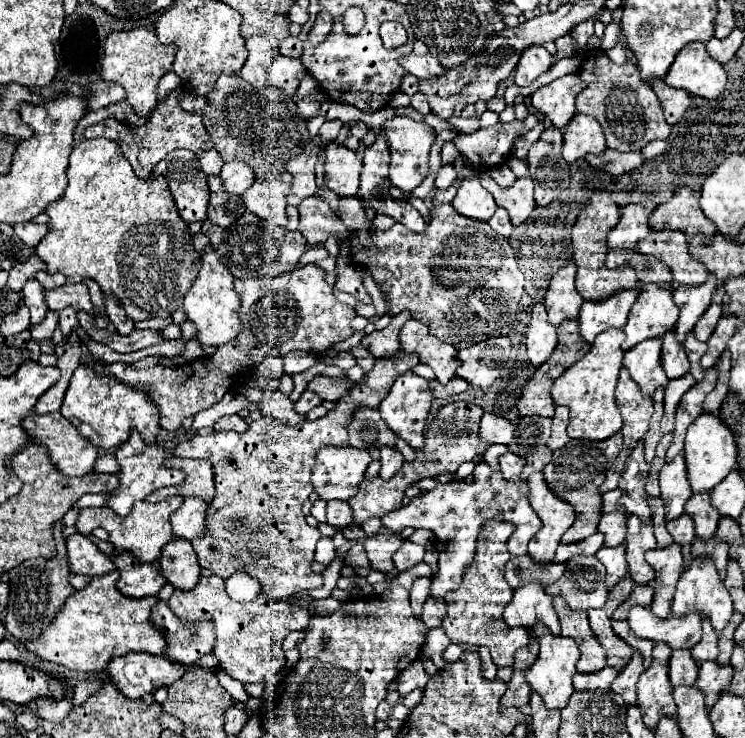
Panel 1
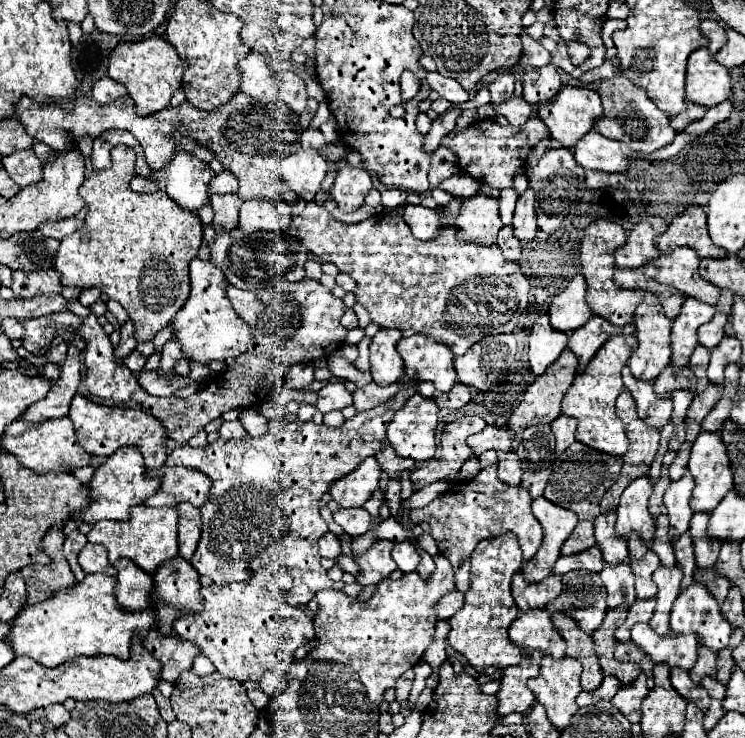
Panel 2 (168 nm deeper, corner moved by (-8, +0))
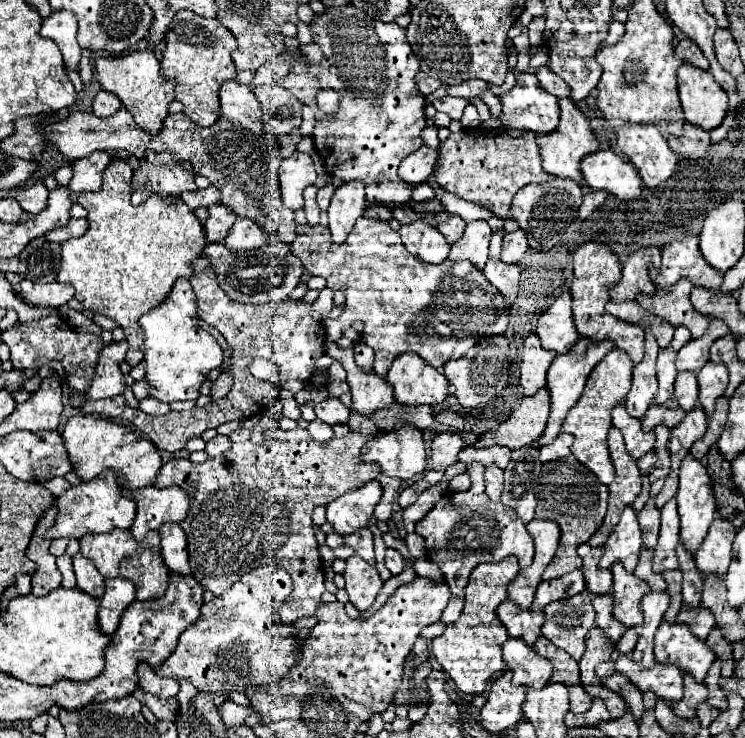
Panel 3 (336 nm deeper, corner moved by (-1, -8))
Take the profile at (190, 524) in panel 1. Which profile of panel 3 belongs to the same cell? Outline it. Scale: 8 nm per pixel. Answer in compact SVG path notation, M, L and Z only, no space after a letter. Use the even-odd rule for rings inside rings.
M166 523L162 525L162 529L158 529L158 535L160 535L160 553L168 571L190 575L192 569L188 565L188 547L182 527L174 523Z

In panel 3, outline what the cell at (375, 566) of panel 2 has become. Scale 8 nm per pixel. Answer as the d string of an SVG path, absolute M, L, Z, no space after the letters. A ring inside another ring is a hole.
M353 555L346 561L344 569L344 579L346 579L346 593L350 597L350 603L358 609L358 611L366 611L378 591L382 589L382 579L376 571L374 565L368 565L364 559L358 555Z

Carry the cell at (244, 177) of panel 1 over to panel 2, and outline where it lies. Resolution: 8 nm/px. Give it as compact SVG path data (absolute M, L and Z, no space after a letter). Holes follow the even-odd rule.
M221 171L211 181L211 193L237 193L237 177L229 171Z

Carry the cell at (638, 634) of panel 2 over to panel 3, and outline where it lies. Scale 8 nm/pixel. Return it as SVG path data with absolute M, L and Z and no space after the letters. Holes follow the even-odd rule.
M622 655L614 663L614 671L628 677L642 693L652 691L658 699L668 701L672 707L682 699L682 673L674 665L654 665L654 669L640 669L630 655Z

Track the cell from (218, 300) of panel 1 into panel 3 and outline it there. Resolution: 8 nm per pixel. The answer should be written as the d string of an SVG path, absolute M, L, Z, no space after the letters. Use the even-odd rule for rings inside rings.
M180 277L166 301L162 305L150 309L142 319L144 337L146 337L146 381L150 385L150 397L172 403L200 397L200 385L206 375L220 367L224 361L224 353L220 343L206 331L198 327L196 317L196 297L192 293L190 281Z

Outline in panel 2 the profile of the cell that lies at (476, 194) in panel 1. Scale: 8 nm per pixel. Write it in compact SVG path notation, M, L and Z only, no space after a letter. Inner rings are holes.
M487 195L465 197L457 217L457 227L461 227L461 237L481 245L491 245L497 241L497 233L503 227L499 217L499 199Z

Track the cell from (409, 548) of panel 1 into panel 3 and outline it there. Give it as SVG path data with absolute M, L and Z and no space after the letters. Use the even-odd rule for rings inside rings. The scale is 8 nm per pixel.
M386 549L386 567L392 575L400 575L404 571L404 559L396 549Z

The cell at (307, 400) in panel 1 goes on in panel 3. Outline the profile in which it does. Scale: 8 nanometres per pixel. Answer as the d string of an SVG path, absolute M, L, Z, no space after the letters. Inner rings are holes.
M326 397L324 401L314 405L316 417L328 425L346 425L350 417L350 409L336 397Z

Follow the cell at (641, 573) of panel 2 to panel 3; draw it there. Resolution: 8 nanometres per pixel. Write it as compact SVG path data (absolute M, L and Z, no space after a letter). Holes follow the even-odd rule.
M620 563L612 567L612 597L614 597L614 609L612 615L626 627L638 627L642 625L642 611L640 601L650 591L646 581L636 579L634 575L626 573Z

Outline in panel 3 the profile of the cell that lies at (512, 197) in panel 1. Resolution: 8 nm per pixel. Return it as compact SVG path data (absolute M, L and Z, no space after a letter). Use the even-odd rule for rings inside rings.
M522 229L514 231L514 233L504 233L504 239L502 239L502 261L508 263L508 265L516 265L524 253L528 251L528 241L526 241L526 235L522 233Z

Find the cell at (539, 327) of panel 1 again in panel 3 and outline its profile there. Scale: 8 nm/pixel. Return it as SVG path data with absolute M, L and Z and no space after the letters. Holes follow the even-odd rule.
M528 335L524 343L524 363L520 367L520 387L524 395L534 395L546 385L546 371L556 353L542 349L536 335Z

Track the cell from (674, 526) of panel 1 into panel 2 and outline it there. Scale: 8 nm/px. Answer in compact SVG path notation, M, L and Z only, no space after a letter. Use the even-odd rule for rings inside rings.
M683 533L681 537L675 539L673 547L675 547L675 555L677 555L677 563L681 563L683 567L683 583L681 587L687 589L693 583L693 571L695 571L695 553L693 553L693 541L689 541L689 533Z

